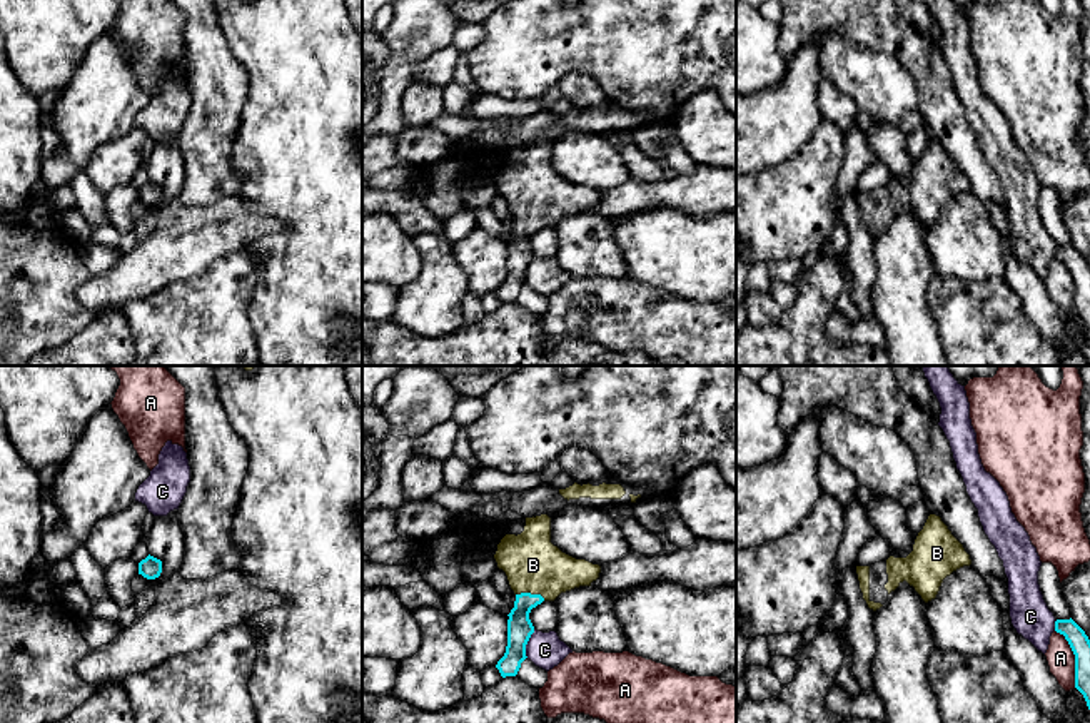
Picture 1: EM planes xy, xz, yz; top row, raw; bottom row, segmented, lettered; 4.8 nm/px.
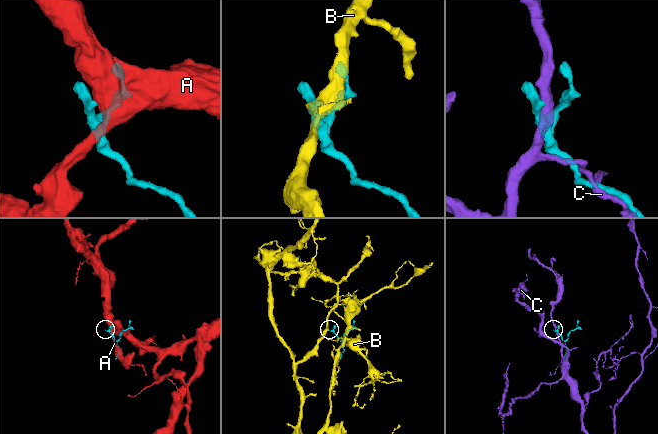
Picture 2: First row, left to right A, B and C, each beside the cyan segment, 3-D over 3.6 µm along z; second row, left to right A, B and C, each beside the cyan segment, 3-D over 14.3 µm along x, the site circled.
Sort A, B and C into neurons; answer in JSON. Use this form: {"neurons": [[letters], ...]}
{"neurons": [["A"], ["B"], ["C"]]}

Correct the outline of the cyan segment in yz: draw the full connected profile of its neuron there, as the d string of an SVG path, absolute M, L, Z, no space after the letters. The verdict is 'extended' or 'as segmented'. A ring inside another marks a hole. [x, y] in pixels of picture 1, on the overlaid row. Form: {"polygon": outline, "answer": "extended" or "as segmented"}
{"polygon": "M1072 618L1057 619L1055 631L1065 636L1075 655L1075 688L1083 695L1090 710L1090 640Z", "answer": "as segmented"}

